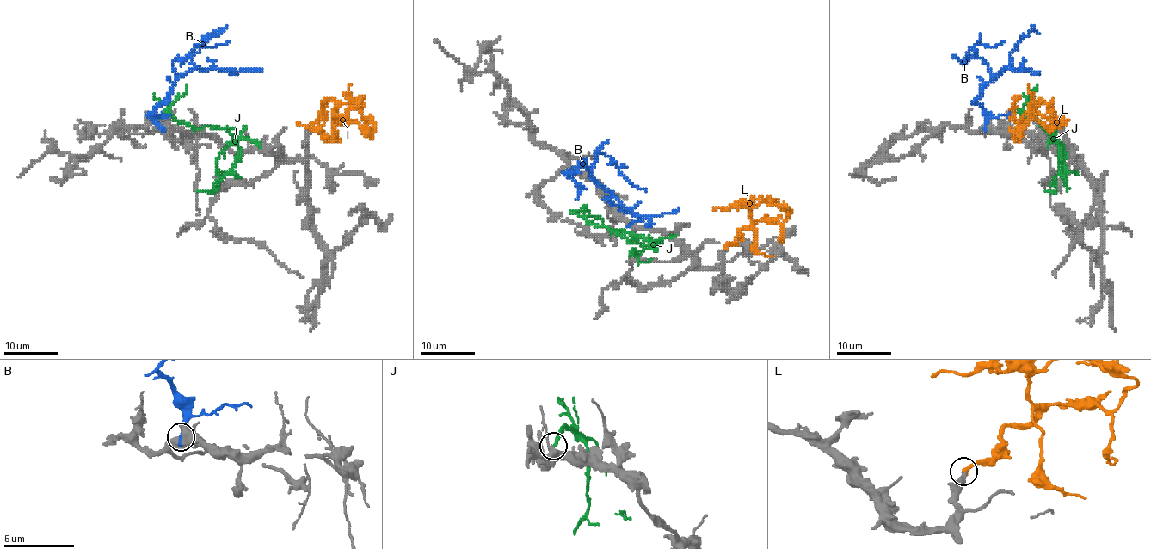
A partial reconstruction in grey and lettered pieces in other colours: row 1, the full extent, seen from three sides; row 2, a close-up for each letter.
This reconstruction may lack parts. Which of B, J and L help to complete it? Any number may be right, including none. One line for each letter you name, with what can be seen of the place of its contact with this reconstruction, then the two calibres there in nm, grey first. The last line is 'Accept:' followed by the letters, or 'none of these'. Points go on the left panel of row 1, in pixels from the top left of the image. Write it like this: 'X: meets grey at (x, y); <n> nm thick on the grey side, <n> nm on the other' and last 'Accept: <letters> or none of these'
L: meets grey at (309, 127); 320 nm thick on the grey side, 360 nm on the other
Accept: L

